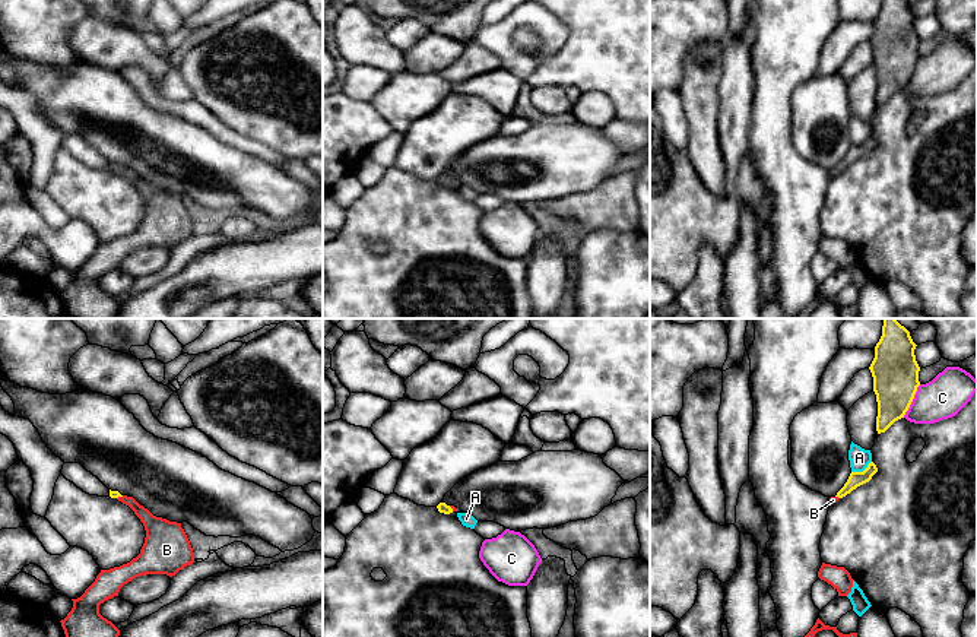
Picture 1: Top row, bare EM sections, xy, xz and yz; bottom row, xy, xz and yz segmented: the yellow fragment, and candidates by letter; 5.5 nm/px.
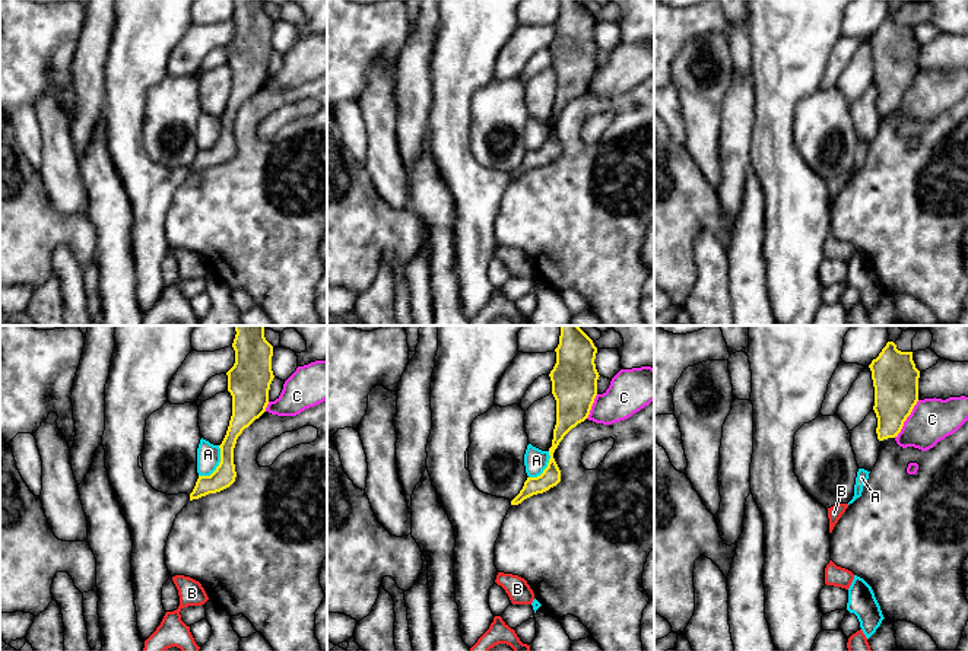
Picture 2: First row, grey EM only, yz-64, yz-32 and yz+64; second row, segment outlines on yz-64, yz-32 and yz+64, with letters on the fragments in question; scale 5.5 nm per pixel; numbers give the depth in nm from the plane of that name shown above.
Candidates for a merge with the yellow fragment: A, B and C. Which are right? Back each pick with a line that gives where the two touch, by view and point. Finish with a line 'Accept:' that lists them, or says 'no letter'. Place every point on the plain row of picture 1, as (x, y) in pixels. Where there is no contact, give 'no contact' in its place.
B: xy (120, 168)
Accept: B

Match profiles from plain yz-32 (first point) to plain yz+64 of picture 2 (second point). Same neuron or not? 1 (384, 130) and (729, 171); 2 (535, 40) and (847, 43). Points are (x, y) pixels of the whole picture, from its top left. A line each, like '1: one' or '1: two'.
1: two
2: one

